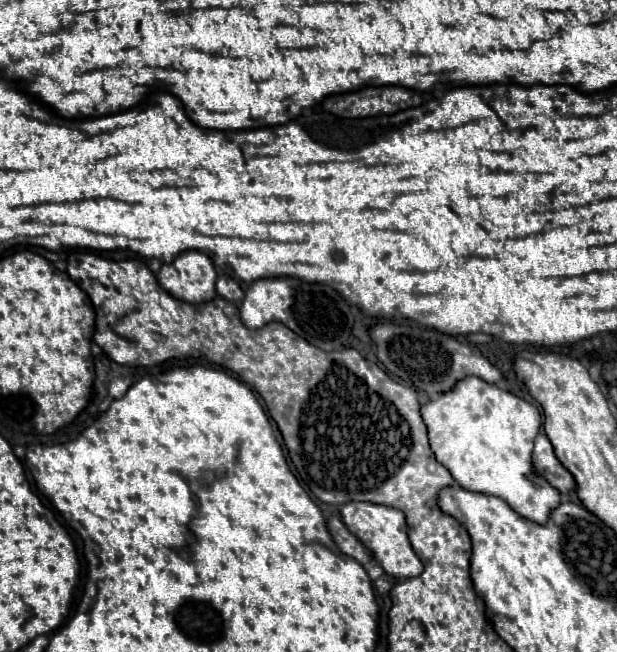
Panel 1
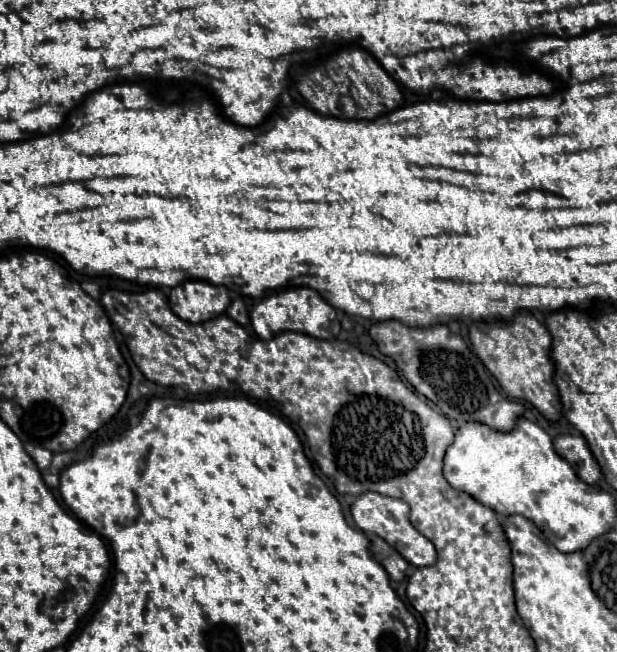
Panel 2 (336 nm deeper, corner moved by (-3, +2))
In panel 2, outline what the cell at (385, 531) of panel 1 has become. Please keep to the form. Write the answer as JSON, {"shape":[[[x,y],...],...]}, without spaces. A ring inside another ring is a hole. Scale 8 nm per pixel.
{"shape":[[[365,492],[361,496],[357,496],[357,500],[351,506],[351,514],[353,520],[357,524],[359,530],[367,532],[367,534],[377,534],[381,536],[389,546],[393,546],[409,564],[423,568],[423,566],[431,566],[437,560],[437,552],[435,546],[423,536],[419,534],[411,522],[409,522],[409,506],[403,500],[395,500],[377,492]]]}

